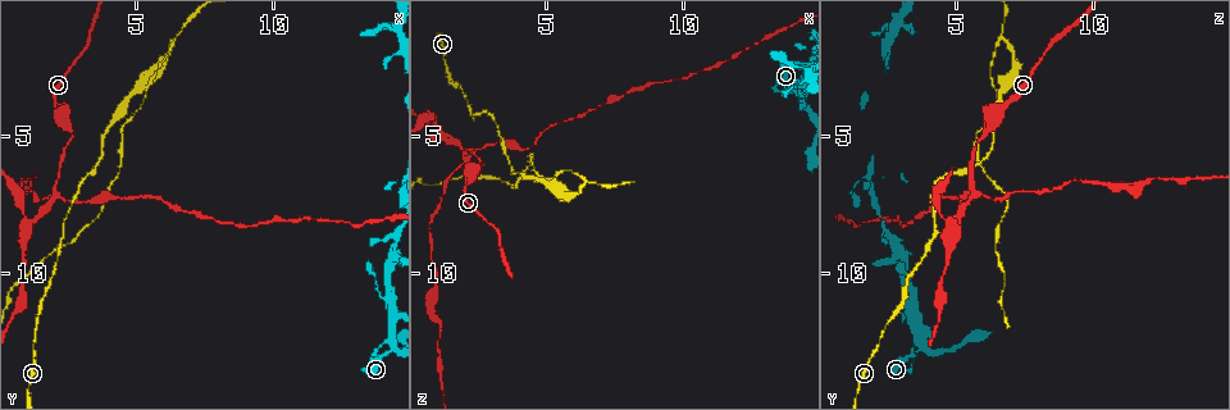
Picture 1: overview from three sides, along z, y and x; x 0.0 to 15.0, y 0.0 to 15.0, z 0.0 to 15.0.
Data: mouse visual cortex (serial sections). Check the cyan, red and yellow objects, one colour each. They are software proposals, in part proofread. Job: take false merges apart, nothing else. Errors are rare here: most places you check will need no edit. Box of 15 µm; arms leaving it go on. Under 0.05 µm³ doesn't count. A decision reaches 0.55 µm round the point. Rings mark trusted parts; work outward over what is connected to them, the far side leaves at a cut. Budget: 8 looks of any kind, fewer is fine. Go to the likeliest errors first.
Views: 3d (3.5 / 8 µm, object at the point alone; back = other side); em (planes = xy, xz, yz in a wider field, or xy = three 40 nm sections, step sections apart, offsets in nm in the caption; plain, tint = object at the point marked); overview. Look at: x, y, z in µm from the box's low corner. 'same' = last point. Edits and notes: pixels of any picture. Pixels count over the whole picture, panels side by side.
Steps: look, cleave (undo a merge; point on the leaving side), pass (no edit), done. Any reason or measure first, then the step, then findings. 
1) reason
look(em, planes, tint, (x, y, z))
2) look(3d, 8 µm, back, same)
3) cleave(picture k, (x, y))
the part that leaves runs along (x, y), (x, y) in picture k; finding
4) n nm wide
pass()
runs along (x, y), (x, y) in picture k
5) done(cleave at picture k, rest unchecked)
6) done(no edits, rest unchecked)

sharp bend
look(3d, 3.5 µm, (14.4, 12.7, 3.7))

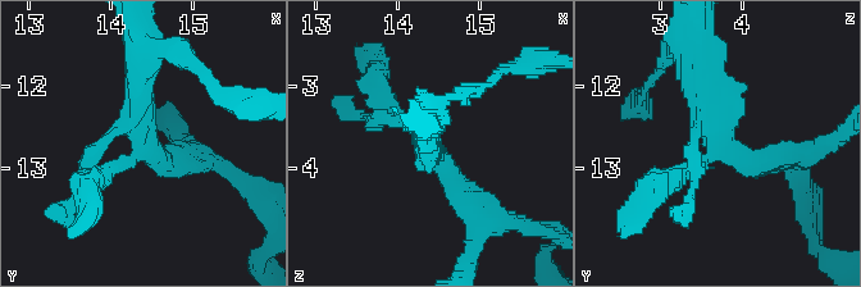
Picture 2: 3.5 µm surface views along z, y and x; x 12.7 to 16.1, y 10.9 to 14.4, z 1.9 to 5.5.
look(em, xy, step 2, tint, (14.40, 12.80, 3.65))

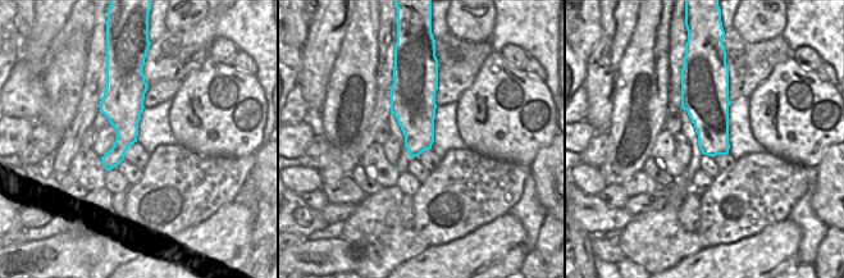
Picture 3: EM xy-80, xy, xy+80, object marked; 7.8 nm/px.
arms of 300, 300, 350 nm
pass()
runs along (90, 186), (141, 150), (141, 68) in picture 2; one cell here

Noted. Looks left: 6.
sharp bend
look(3d, 8 µm, (1.9, 7.1, 5.7))

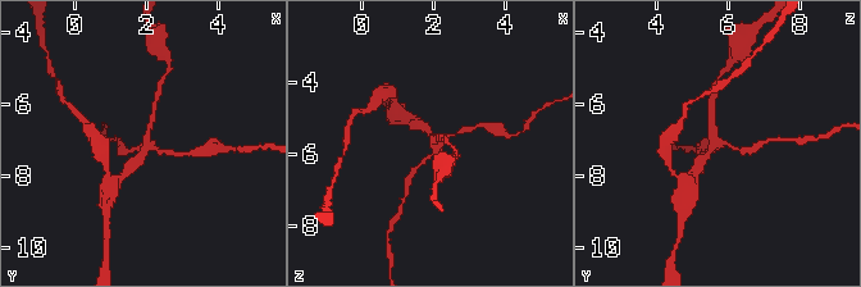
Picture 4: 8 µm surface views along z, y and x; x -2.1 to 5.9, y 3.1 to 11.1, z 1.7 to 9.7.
4 arms; arms of 150, 150, 200, 300 nm; now the EM
look(em, xy, step 2, tint, (2.0, 7.1, 5.6))

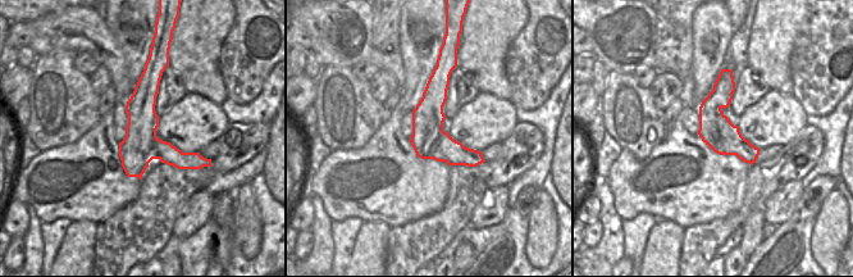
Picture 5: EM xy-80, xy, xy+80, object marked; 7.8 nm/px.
280 nm wide
cleave(picture 4, (123, 151))
border along (723, 113), (714, 137), (724, 153) in picture 5; two cells meet here

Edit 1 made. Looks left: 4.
three arms meet
look(3d, 3.5 µm, (6.4, 1.4, 6.7))

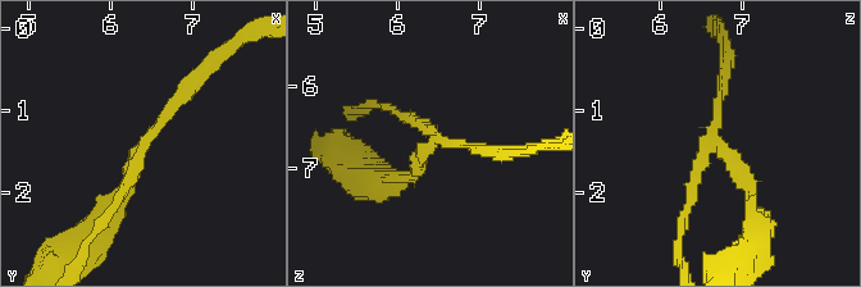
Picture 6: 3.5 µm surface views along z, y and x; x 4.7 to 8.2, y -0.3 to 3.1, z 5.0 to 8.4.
3 arms; arms of 150, 150, 200 nm
look(em, planes, tint, (6.35, 1.45, 6.70))

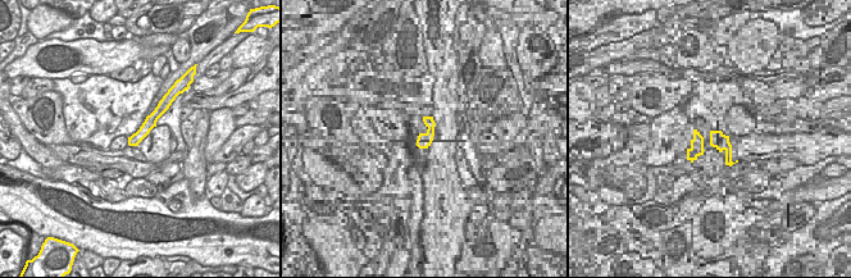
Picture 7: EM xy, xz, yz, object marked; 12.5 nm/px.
cleave(picture 6, (693, 185))
two cells meet here

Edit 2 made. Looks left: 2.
done(cleave at picture 4, cleave at picture 6, rest unchecked)

